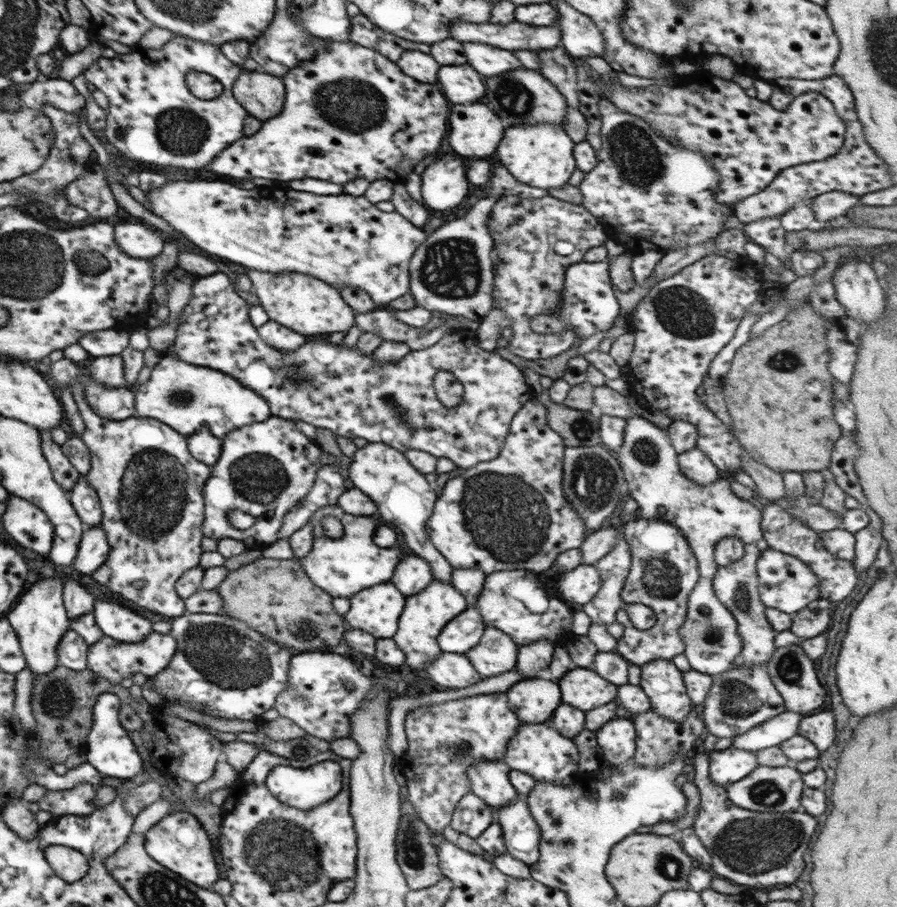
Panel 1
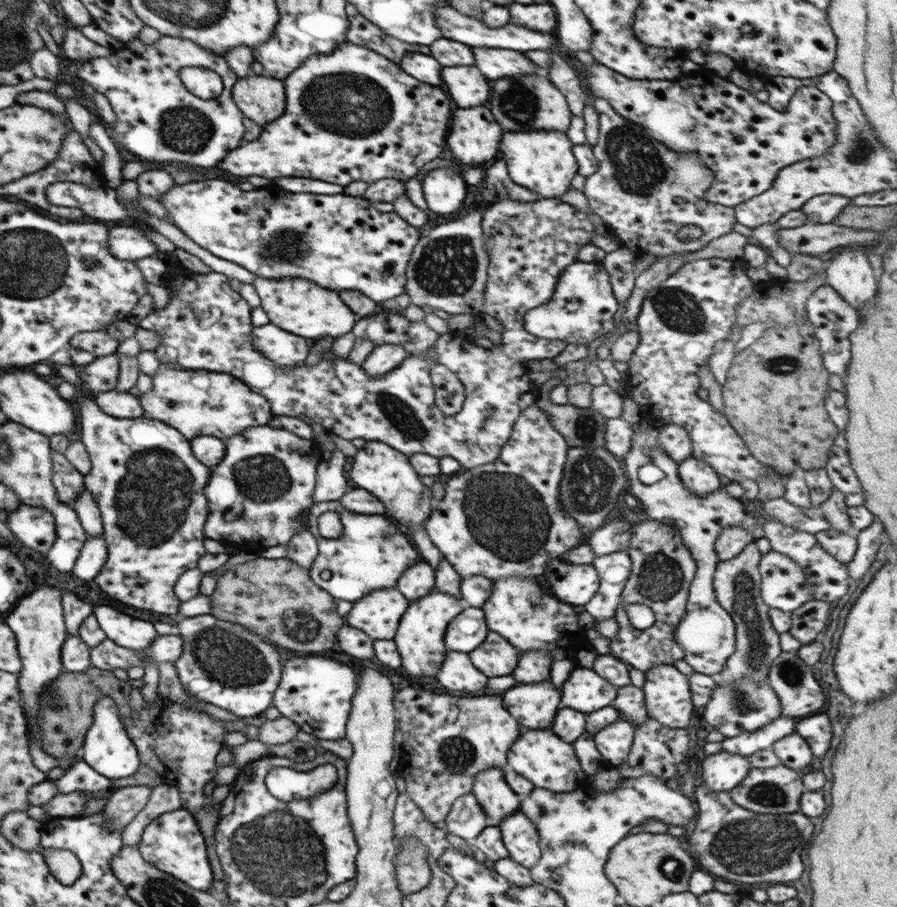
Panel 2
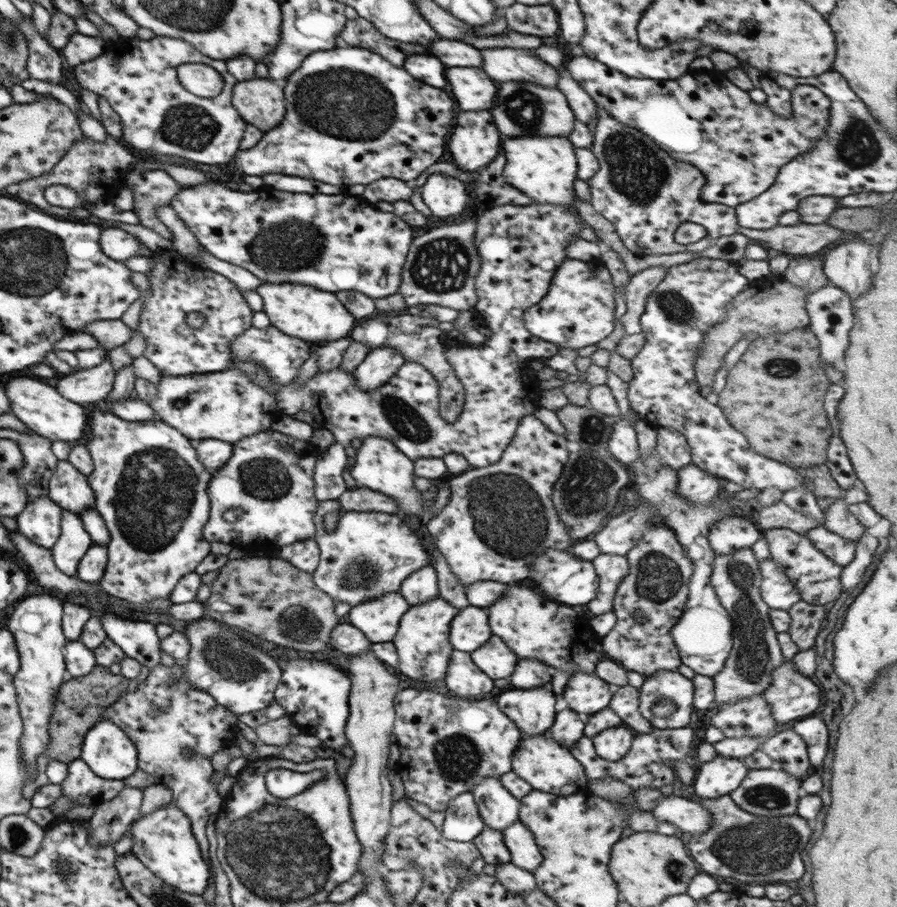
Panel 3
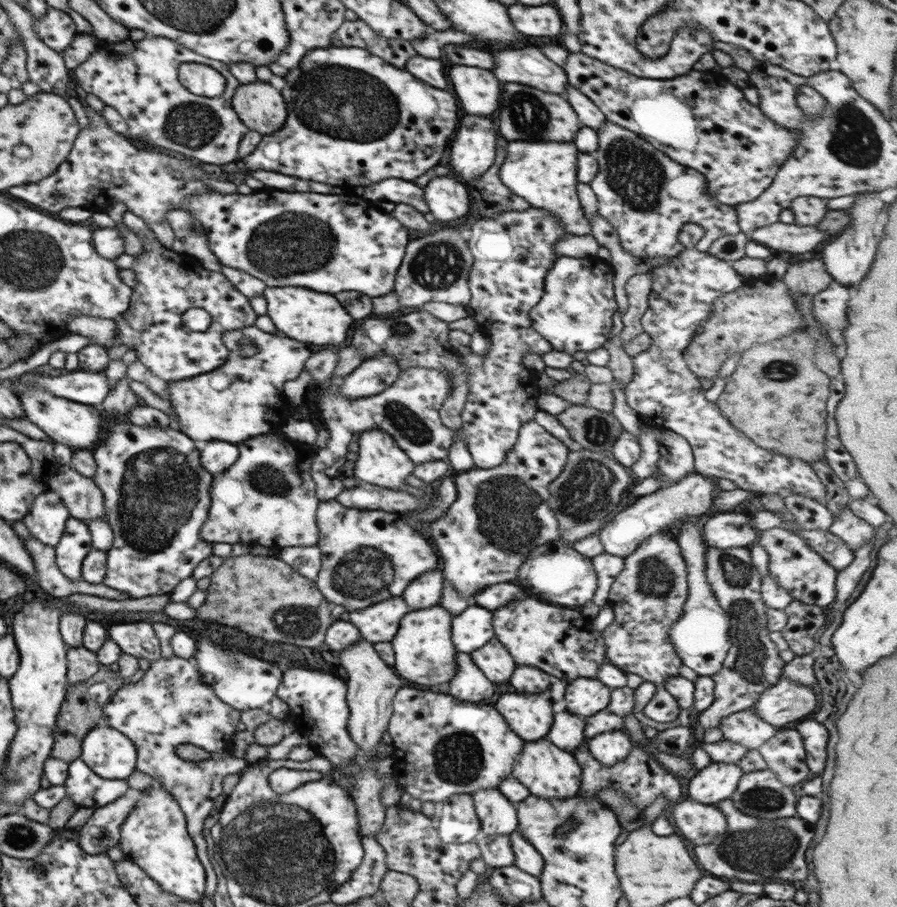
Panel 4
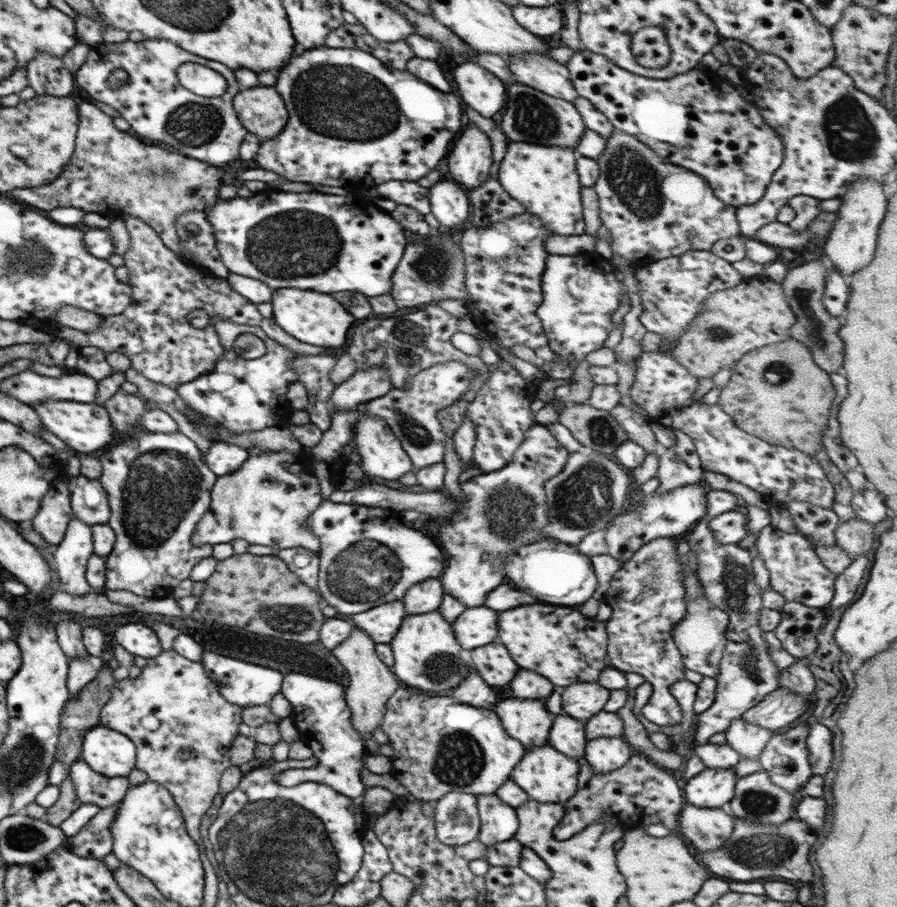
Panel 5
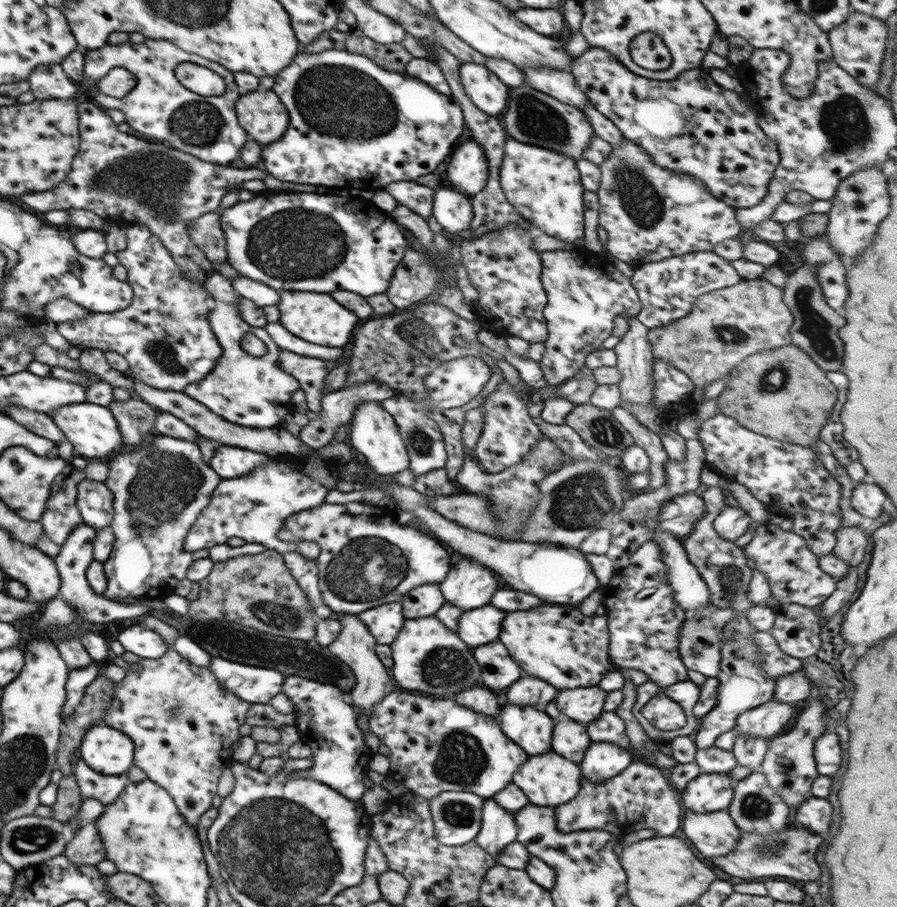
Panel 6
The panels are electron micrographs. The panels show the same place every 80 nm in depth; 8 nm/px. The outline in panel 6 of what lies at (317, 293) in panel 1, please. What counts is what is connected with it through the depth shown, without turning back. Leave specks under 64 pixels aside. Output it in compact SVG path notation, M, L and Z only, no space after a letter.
M281 290L279 294L280 299L276 304L279 311L278 322L293 336L329 348L342 348L352 339L351 330L359 324L357 316L339 306L327 294L293 290Z

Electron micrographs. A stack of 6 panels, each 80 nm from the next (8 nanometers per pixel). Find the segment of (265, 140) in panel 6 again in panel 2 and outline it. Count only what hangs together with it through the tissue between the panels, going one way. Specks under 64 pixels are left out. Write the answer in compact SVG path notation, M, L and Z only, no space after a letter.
M265 75L238 78L233 84L231 99L245 119L262 127L284 112L284 87L279 80Z

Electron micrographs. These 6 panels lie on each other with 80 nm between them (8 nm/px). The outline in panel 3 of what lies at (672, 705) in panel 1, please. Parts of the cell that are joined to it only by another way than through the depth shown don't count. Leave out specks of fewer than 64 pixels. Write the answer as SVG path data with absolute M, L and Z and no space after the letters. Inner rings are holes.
M657 671L644 678L639 690L638 712L659 729L680 729L691 720L693 684L675 671ZM669 699L676 708L669 716L655 716L650 712L655 701Z

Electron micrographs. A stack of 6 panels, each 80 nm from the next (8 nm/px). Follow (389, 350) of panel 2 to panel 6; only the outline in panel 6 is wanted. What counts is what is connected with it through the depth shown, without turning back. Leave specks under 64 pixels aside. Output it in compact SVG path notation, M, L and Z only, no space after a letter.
M367 380L360 384L350 384L350 386L343 386L339 390L326 393L321 402L320 409L317 414L311 414L308 423L299 431L299 440L309 449L315 450L317 448L323 448L332 442L335 431L338 426L349 424L352 417L354 408L361 404L361 401L380 401L386 400L386 398L392 397L397 392L392 388L389 388L388 384L381 382L380 380Z

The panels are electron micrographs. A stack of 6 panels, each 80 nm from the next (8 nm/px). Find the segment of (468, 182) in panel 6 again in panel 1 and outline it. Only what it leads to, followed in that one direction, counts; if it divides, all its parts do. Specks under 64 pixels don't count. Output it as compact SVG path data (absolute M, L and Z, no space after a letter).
M455 104L451 106L446 122L449 124L447 144L451 146L453 154L467 162L492 160L503 128L499 118L485 104Z

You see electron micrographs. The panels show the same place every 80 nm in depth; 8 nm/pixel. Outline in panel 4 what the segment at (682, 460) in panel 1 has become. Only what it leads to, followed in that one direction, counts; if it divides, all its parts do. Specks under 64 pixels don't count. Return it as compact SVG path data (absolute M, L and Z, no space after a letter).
M694 471L693 474L686 474L686 477L679 482L657 489L650 495L636 497L630 506L615 513L615 516L600 528L597 536L603 545L603 552L625 559L648 536L666 531L674 533L678 524L688 516L700 516L708 512L715 490L719 490L719 487L712 478L704 477Z

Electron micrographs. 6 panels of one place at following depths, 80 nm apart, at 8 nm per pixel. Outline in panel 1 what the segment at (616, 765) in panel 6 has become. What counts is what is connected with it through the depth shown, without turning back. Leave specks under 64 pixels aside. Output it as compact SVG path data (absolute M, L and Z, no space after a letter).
M615 717L595 730L602 759L608 764L622 764L632 758L636 734L631 720Z

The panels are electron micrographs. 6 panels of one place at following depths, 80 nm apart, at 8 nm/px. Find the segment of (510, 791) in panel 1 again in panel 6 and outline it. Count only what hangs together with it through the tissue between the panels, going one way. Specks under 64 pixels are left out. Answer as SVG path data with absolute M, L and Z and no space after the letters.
M491 797L484 799L480 830L473 840L495 862L497 853L516 840L516 824L513 813L501 808Z

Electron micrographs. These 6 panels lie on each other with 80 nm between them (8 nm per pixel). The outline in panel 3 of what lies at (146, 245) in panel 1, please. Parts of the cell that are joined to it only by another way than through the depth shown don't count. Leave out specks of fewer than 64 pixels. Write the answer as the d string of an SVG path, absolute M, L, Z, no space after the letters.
M106 224L101 227L98 243L105 256L121 262L131 256L138 256L138 246L141 244L133 235Z

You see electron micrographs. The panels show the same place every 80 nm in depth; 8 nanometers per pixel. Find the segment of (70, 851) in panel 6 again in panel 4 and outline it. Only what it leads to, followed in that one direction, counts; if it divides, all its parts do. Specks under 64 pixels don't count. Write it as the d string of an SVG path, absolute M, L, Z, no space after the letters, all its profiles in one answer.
M128 787L117 800L95 808L87 822L77 831L78 847L87 854L99 854L113 848L121 836L121 823L132 811L138 798L139 791Z

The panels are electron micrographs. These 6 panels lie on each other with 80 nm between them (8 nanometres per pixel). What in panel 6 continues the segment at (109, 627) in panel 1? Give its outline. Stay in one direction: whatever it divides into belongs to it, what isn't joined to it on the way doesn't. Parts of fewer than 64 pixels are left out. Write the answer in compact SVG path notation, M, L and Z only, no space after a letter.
M140 624L129 625L117 634L116 641L125 651L139 656L141 659L153 659L163 656L168 651L168 644L151 630Z

